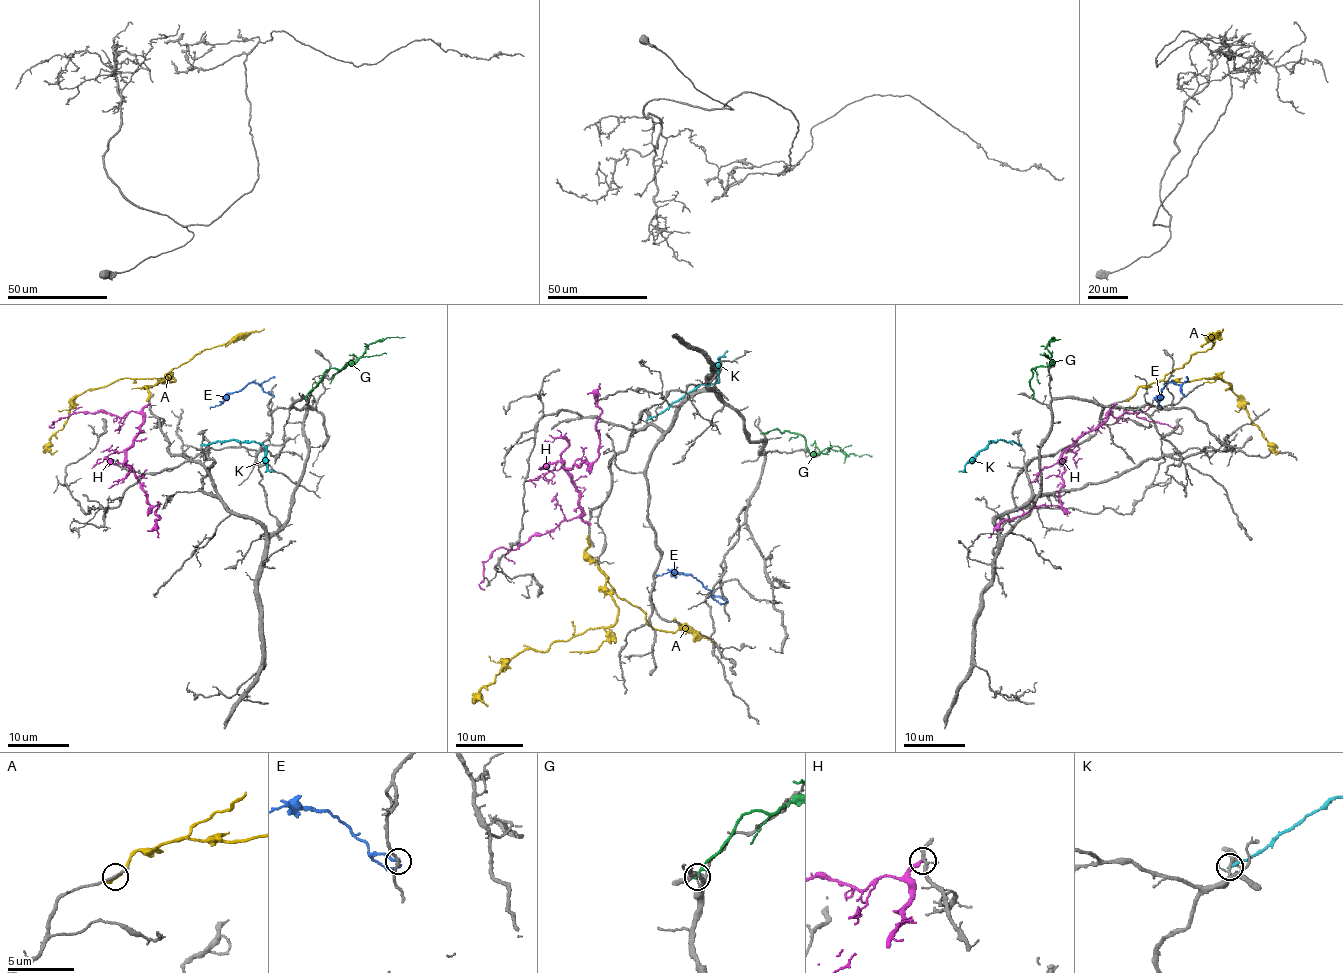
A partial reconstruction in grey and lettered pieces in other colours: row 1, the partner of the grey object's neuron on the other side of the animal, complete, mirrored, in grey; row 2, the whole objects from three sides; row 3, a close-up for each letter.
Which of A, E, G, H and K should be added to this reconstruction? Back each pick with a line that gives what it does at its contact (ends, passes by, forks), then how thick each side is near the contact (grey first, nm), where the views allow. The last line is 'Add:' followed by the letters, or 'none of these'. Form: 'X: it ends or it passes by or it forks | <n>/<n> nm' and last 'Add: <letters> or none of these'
Add: none of these

